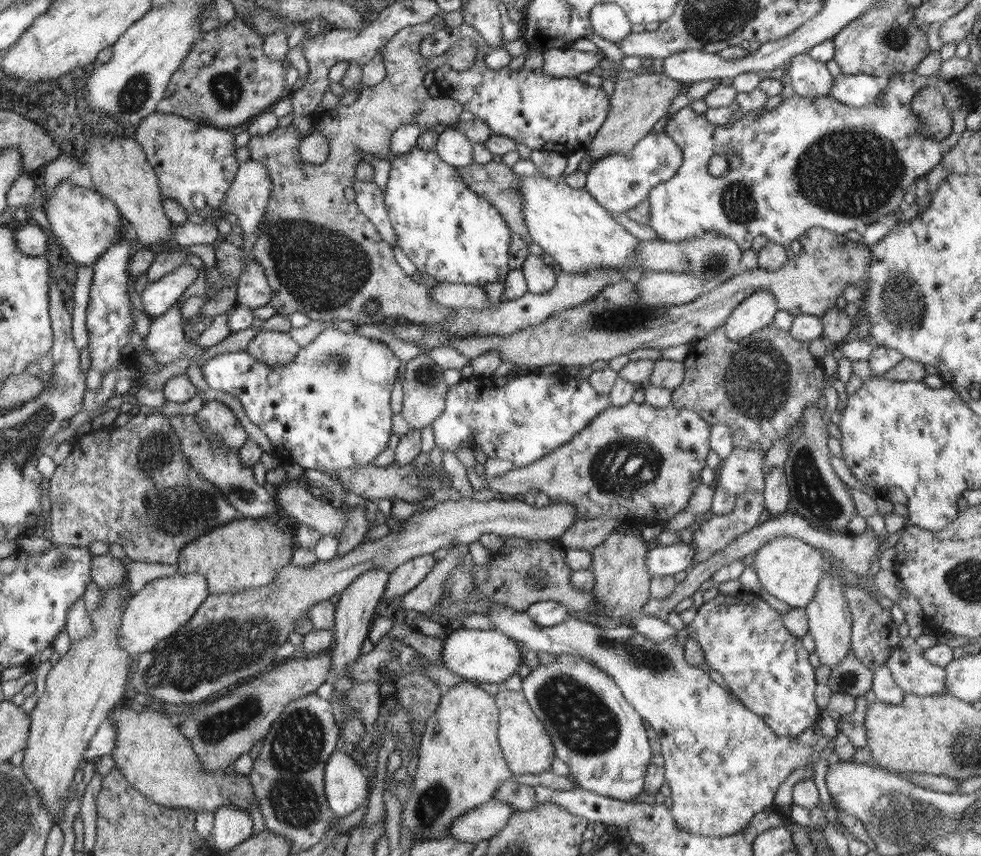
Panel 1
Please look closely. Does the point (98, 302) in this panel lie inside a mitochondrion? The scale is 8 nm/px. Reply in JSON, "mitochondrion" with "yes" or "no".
{"mitochondrion":"no"}

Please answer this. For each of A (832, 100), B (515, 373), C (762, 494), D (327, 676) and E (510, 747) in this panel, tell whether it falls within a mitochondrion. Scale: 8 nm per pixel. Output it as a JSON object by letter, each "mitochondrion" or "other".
{"A":"other","B":"other","C":"other","D":"other","E":"other"}

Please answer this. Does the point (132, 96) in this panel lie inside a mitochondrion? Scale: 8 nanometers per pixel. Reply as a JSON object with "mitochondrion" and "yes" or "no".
{"mitochondrion":"yes"}

